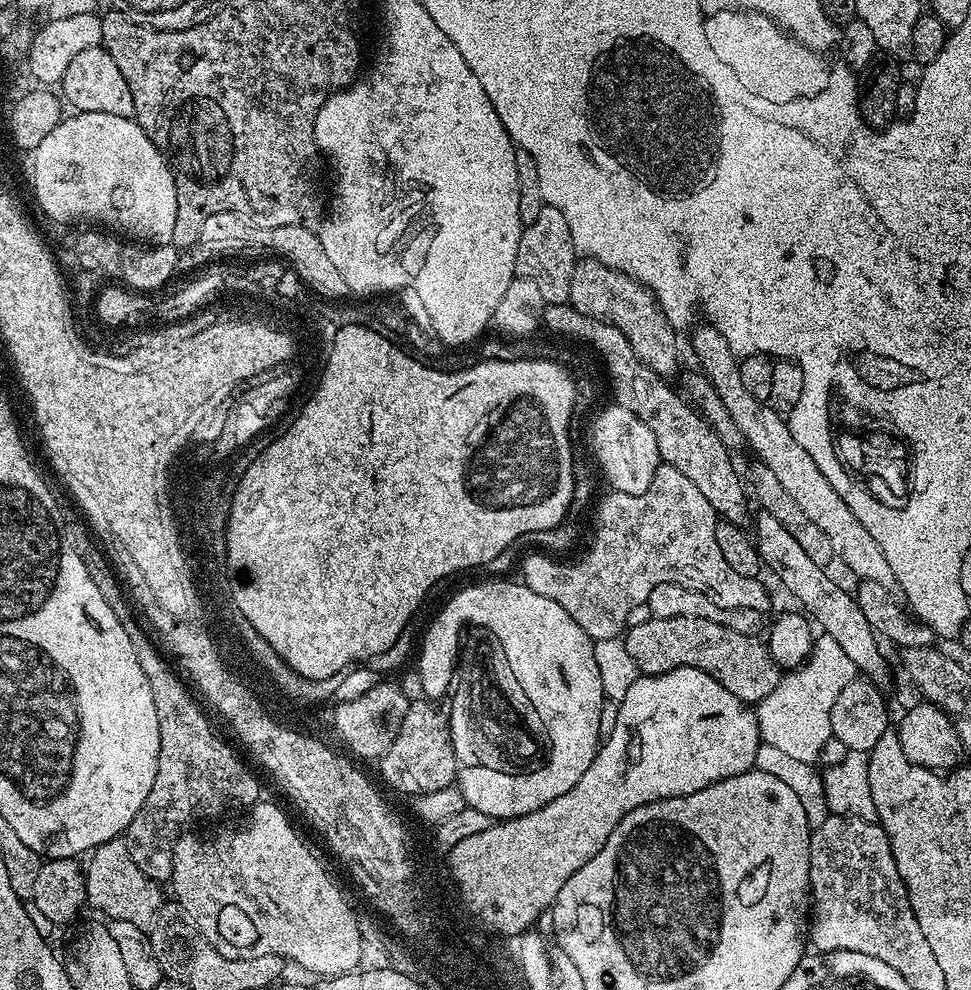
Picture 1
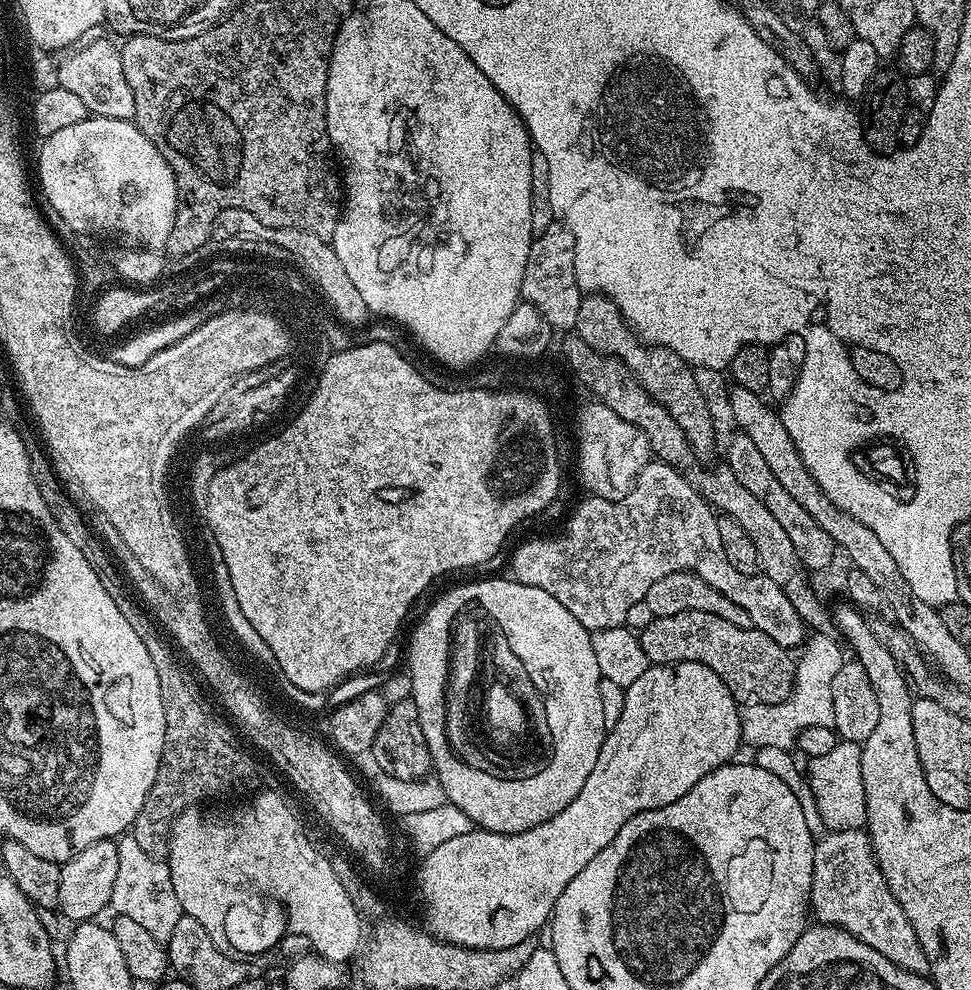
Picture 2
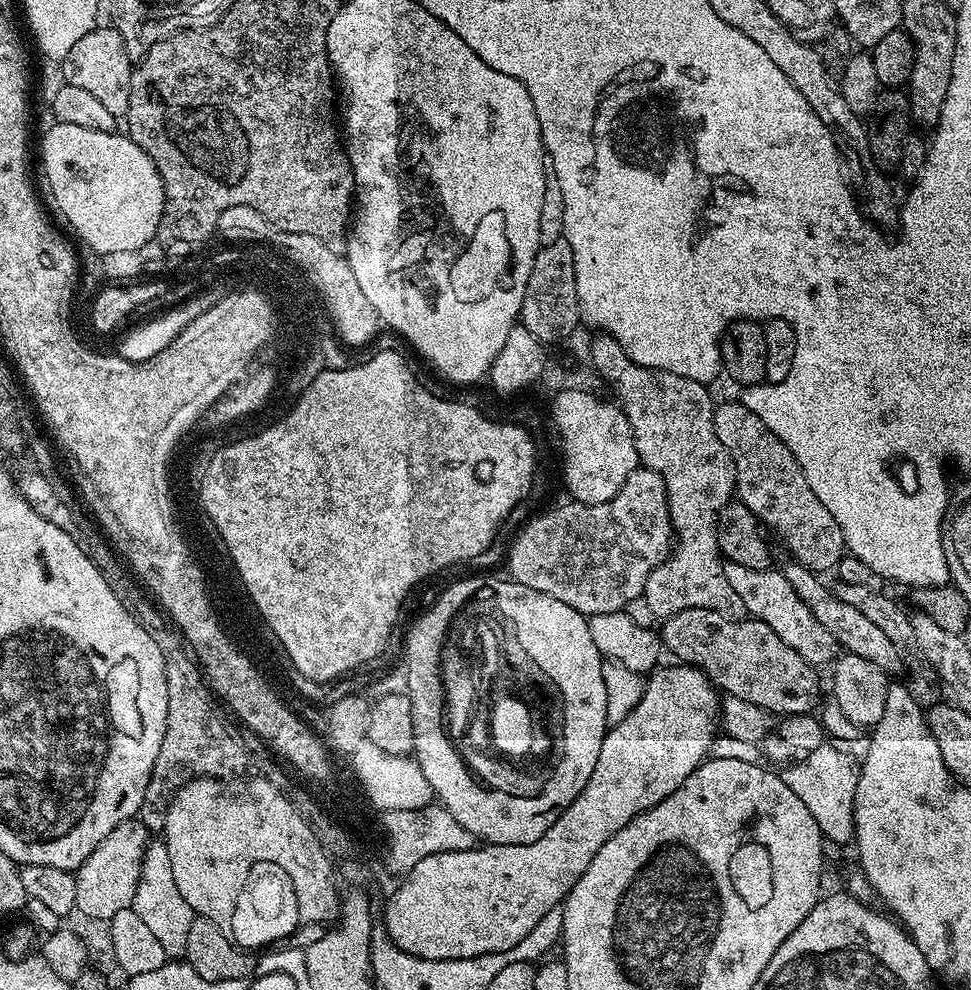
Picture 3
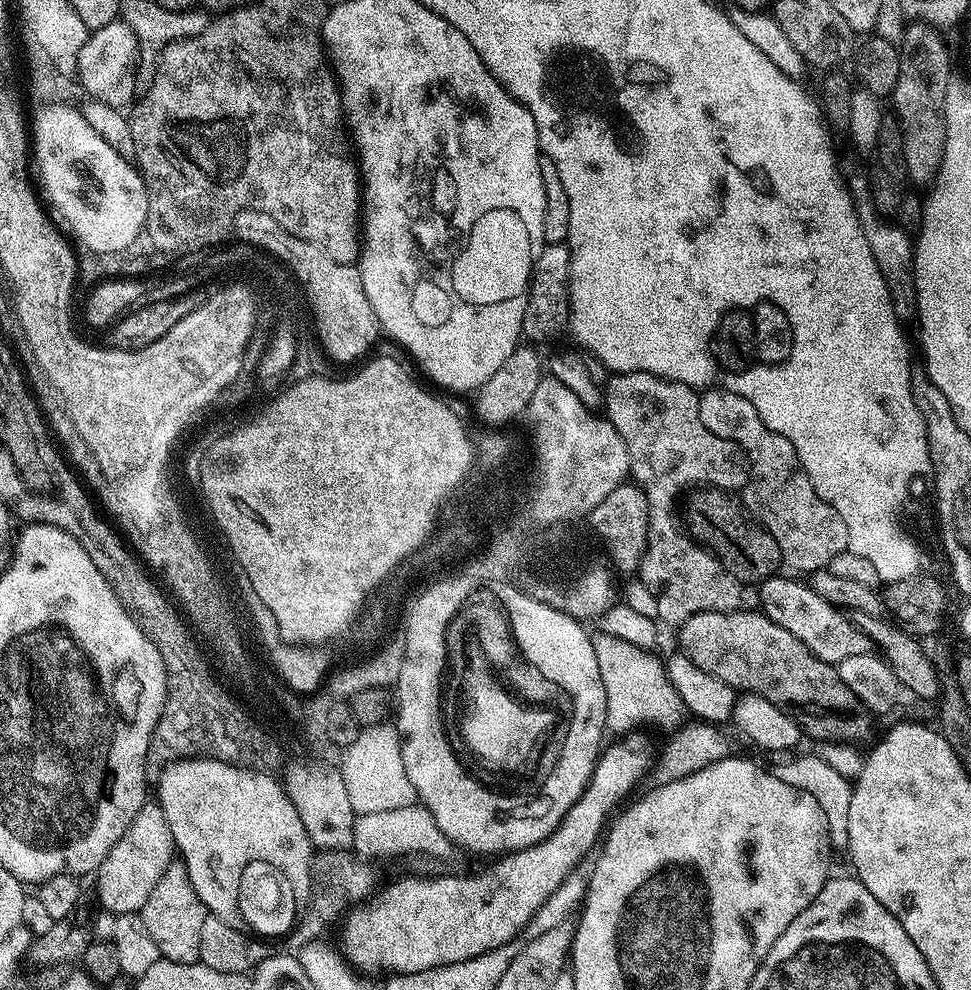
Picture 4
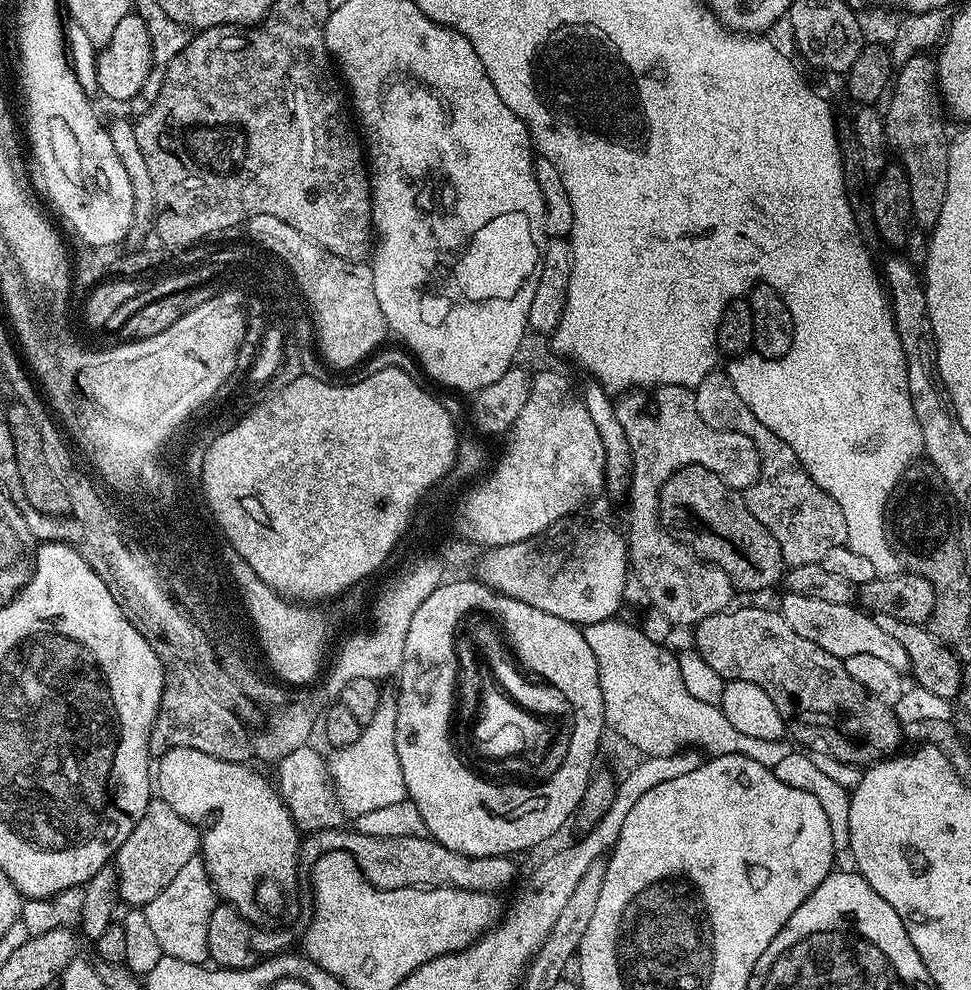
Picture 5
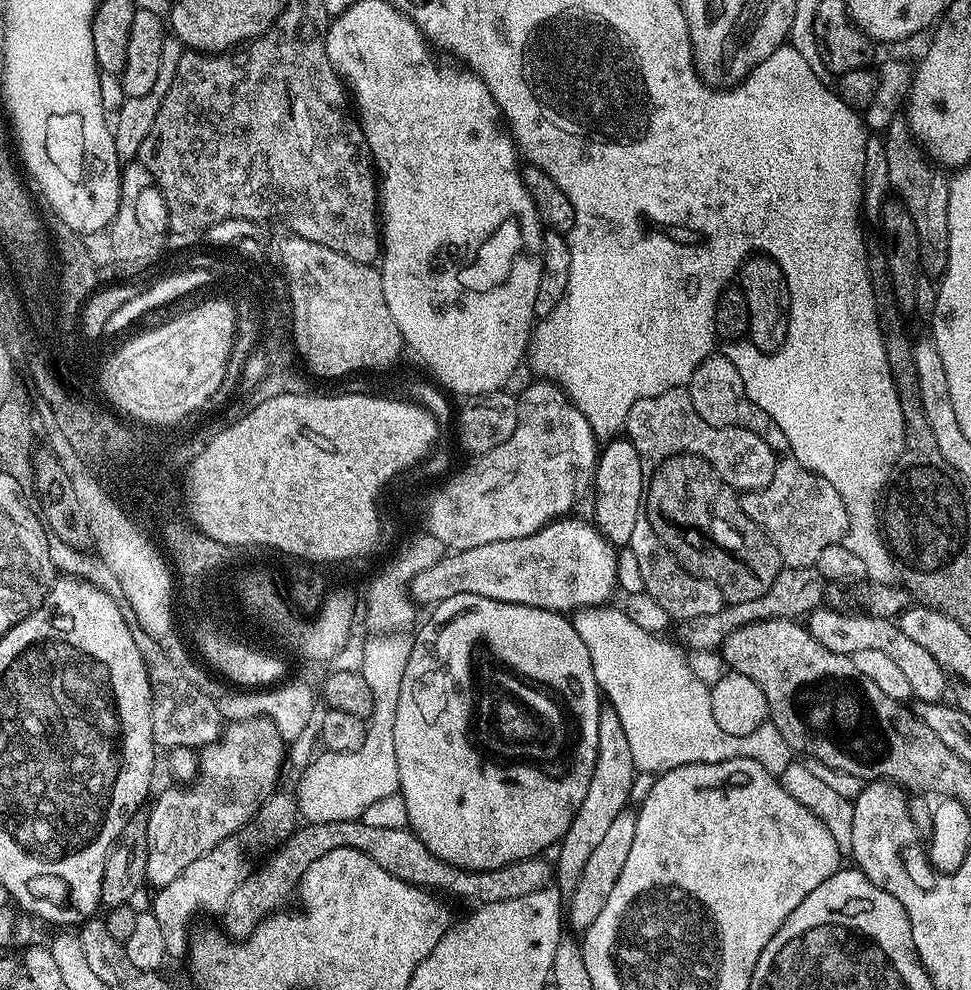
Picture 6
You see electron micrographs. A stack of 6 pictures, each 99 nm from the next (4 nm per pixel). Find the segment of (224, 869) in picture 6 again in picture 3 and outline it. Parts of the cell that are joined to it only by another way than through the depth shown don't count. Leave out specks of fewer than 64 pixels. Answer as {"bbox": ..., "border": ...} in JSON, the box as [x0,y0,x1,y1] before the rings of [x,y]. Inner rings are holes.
{"bbox":[132,838,194,958],"border":[[[156,838],[144,849],[144,861],[140,867],[140,877],[136,893],[132,899],[132,909],[142,918],[142,923],[158,938],[162,950],[169,958],[180,958],[186,950],[186,938],[190,935],[190,926],[194,913],[190,902],[182,898],[178,885],[174,882],[174,869],[170,866],[170,854],[163,839]]]}

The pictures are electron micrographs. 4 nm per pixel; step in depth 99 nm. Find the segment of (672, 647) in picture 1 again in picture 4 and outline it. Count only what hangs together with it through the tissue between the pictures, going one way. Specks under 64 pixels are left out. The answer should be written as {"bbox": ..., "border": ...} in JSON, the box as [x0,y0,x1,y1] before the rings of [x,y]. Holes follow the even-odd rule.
{"bbox":[678,610,852,708],"border":[[[759,610],[746,611],[706,612],[686,618],[678,628],[680,648],[684,651],[681,653],[694,662],[698,670],[714,674],[714,678],[726,682],[737,693],[761,696],[779,708],[784,700],[804,704],[808,696],[812,696],[812,704],[816,704],[816,692],[820,692],[820,700],[832,696],[832,692],[836,692],[836,700],[852,693],[848,688],[840,688],[842,678],[839,671],[802,646],[790,630],[782,630],[778,622],[770,622],[770,618]]]}

